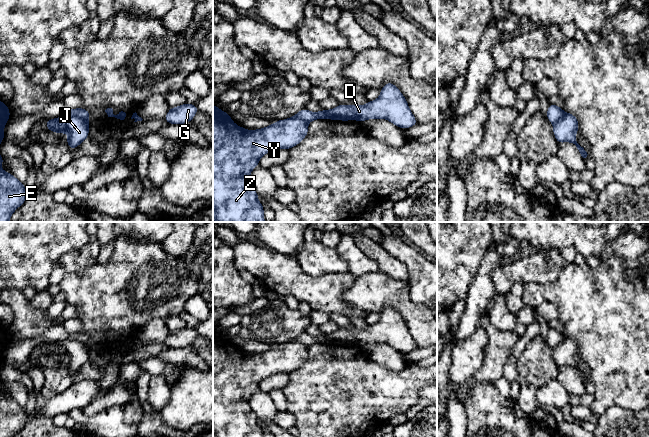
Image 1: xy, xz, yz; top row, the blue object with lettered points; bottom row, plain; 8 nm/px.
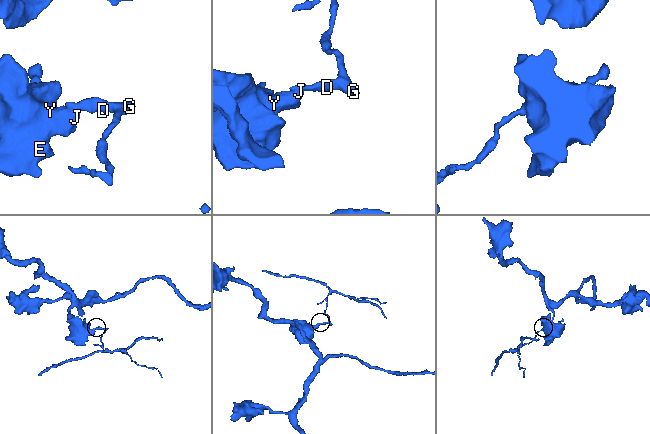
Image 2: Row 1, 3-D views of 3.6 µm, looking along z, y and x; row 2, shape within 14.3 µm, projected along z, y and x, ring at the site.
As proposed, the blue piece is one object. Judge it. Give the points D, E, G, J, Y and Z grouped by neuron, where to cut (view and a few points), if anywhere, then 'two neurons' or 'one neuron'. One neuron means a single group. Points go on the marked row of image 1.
groups D G / E J Y Z; cut xy (66, 113), (77, 115), (87, 123); two neurons

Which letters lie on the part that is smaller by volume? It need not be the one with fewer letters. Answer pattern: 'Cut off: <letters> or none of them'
Cut off: D, G

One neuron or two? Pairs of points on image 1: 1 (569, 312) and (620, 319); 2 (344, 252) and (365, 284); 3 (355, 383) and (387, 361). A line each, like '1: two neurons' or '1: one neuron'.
1: one neuron
2: two neurons
3: two neurons

